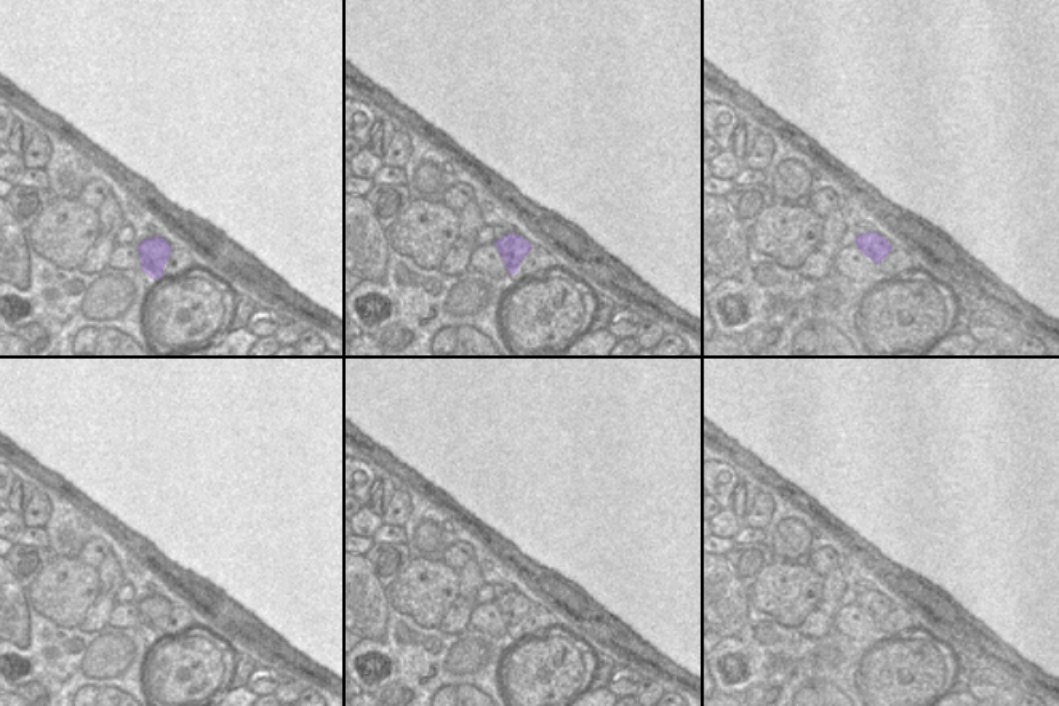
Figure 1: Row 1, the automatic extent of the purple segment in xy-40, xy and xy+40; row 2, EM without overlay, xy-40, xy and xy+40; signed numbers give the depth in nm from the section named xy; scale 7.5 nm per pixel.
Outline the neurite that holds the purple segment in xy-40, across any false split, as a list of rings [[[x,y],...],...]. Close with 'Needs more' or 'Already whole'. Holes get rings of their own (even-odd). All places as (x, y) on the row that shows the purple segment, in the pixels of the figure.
[[[162,237],[142,240],[138,247],[141,269],[152,279],[163,277],[163,267],[170,258],[171,245]]]. Already whole.

